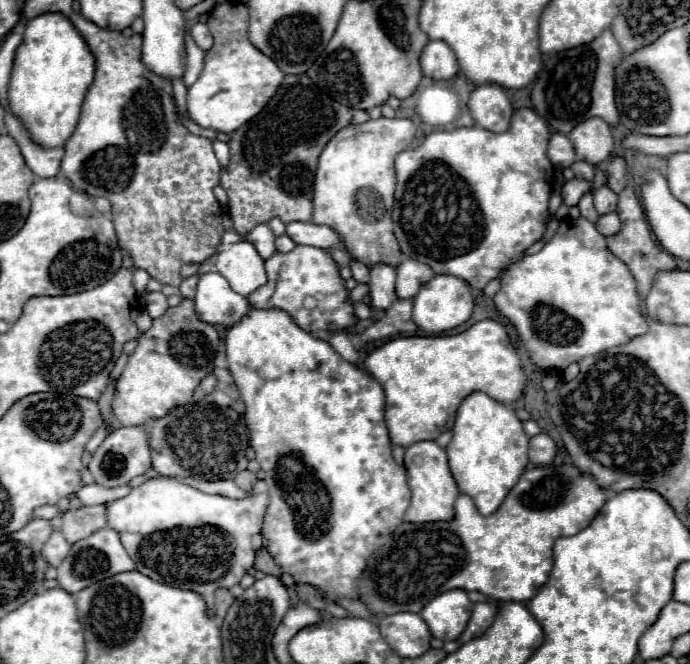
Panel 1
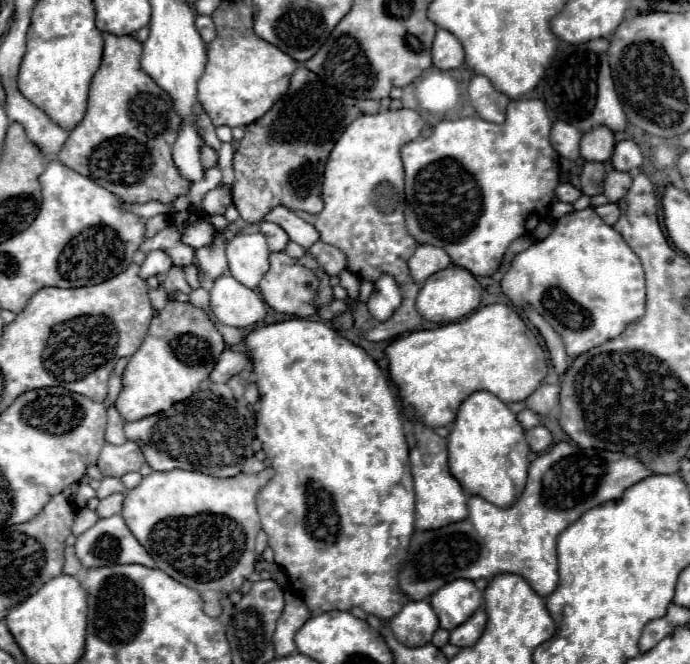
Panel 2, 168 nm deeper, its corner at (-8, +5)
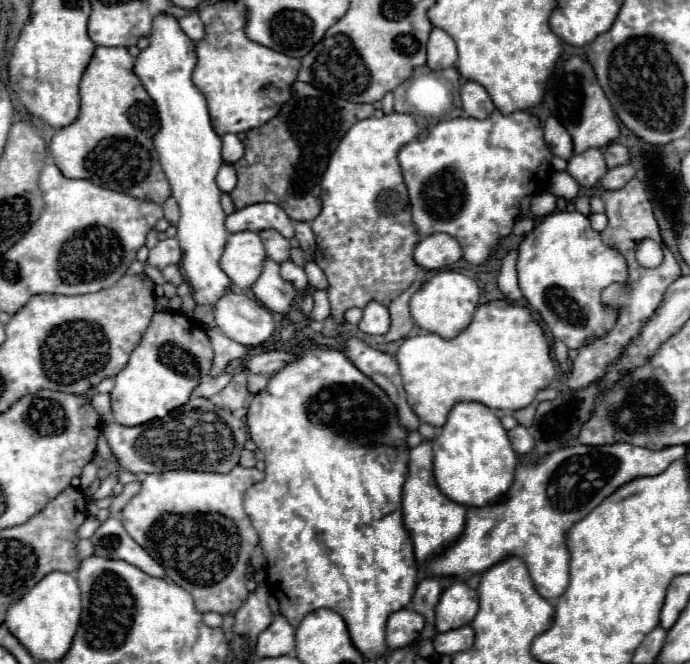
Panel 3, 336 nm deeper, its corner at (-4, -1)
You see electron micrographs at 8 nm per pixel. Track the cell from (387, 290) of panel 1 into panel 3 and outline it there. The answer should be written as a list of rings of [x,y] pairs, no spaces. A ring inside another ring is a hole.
[[[371,301],[363,309],[363,319],[359,323],[359,329],[367,335],[385,335],[389,331],[389,311],[385,305]]]

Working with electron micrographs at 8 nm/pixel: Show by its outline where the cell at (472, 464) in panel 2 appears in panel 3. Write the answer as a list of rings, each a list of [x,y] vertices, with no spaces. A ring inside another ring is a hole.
[[[455,405],[449,413],[447,423],[431,441],[431,445],[433,475],[437,487],[455,503],[461,503],[465,507],[485,507],[487,503],[503,499],[503,495],[509,491],[517,467],[517,457],[501,421],[485,405]]]

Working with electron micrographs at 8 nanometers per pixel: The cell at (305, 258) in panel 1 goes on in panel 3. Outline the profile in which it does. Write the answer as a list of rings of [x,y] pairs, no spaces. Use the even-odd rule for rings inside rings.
[[[265,259],[263,263],[263,273],[259,275],[257,283],[253,285],[255,297],[273,313],[287,313],[291,303],[289,303],[289,289],[283,293],[283,279],[279,275],[279,265],[271,259]]]

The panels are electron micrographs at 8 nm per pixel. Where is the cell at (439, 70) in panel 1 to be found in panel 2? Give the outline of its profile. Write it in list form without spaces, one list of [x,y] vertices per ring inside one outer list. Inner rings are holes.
[[[439,29],[433,41],[433,65],[439,71],[451,71],[461,67],[463,61],[465,61],[465,53],[457,37],[453,37],[445,29]]]

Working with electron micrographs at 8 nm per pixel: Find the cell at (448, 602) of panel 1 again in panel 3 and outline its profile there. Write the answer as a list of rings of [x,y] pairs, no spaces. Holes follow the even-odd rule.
[[[453,581],[441,595],[435,617],[437,631],[451,631],[463,625],[469,625],[477,615],[477,591],[473,591],[467,583]]]

